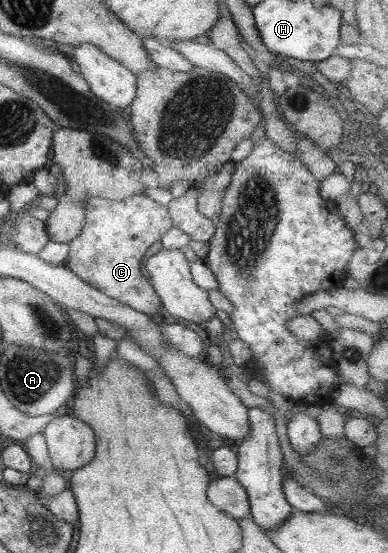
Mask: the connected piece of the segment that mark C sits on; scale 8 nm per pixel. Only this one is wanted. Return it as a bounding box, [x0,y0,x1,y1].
[64,194,172,315]

